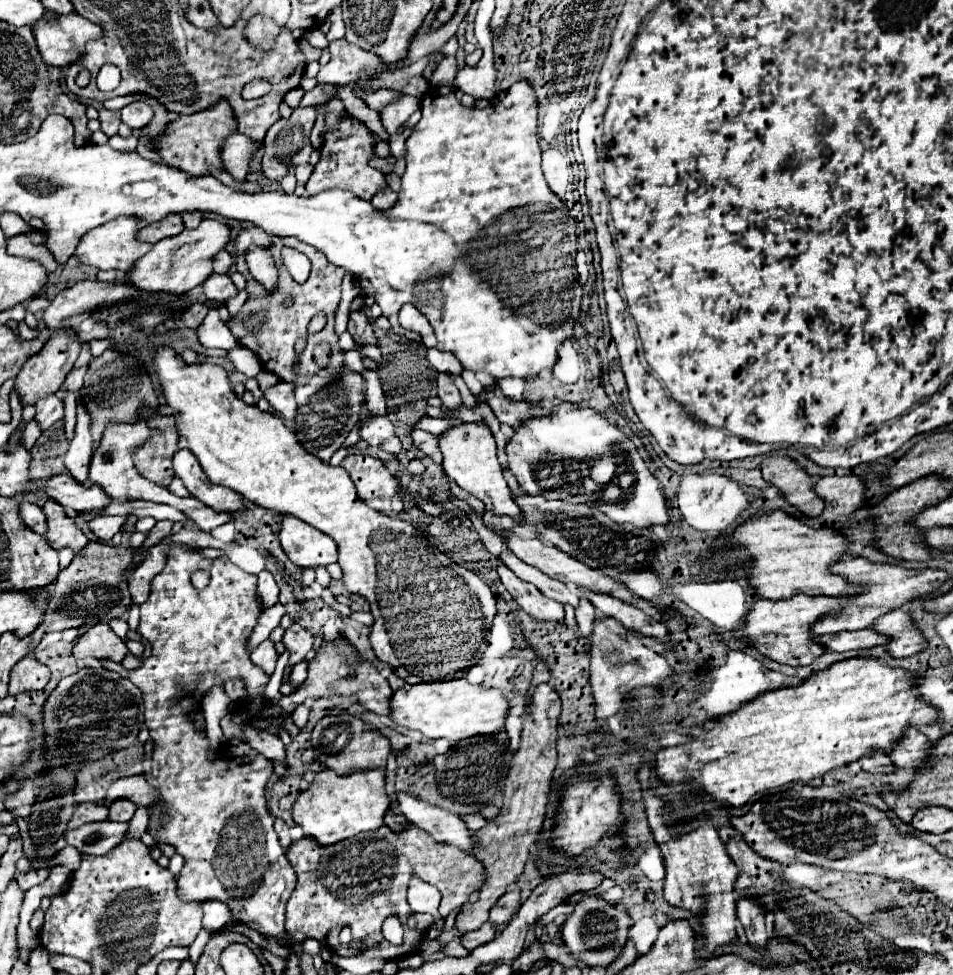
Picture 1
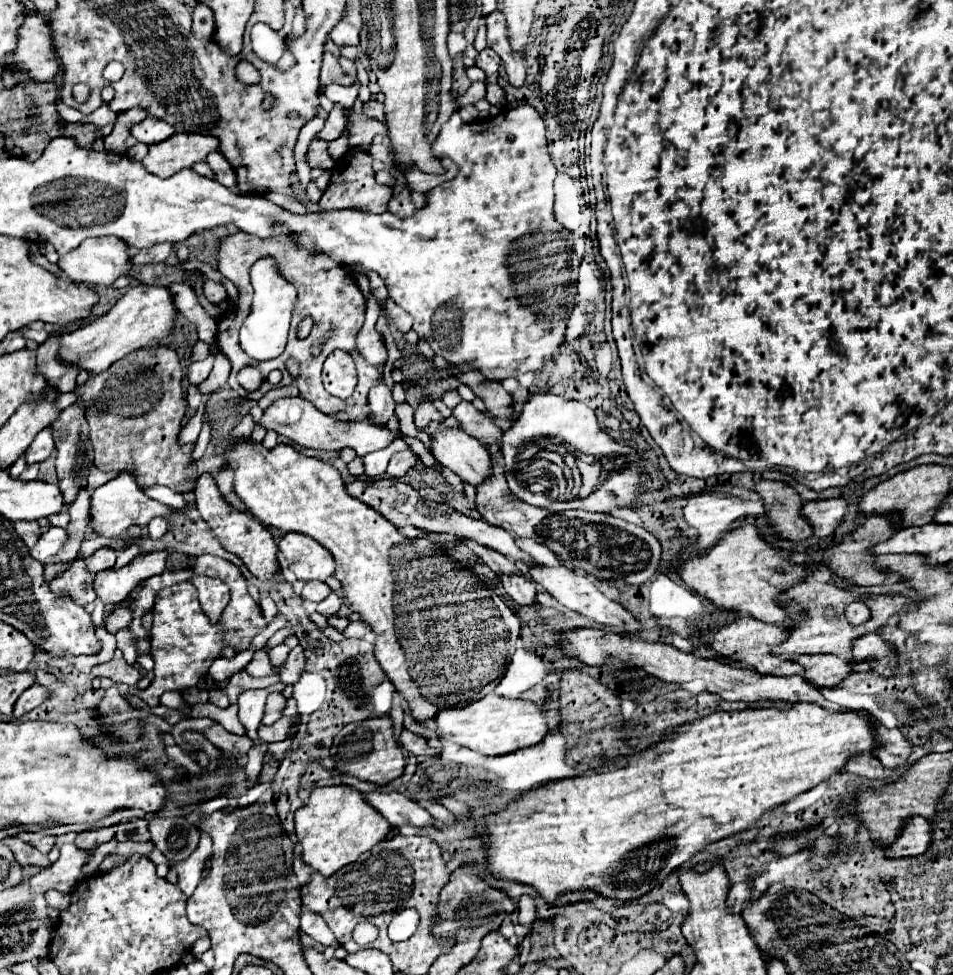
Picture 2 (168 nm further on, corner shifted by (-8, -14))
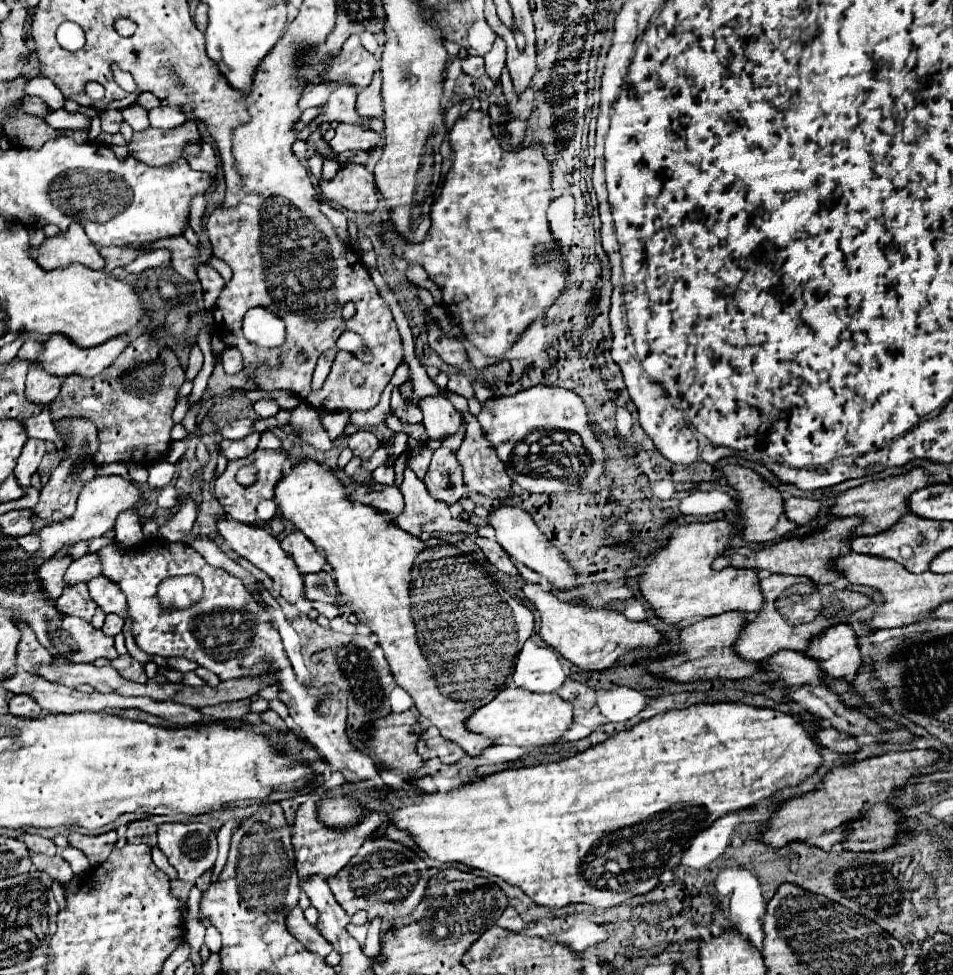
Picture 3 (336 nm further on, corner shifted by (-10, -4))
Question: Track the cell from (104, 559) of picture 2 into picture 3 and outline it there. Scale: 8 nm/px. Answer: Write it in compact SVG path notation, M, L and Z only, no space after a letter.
M97 553L83 555L81 559L73 561L65 571L65 585L89 583L93 577L101 573L101 565L97 565Z

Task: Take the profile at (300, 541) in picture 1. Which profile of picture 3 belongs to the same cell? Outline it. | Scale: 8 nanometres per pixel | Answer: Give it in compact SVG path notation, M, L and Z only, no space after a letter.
M293 531L289 533L283 541L281 547L287 555L291 555L291 559L295 561L297 569L307 575L307 573L317 573L321 571L321 567L327 563L325 557L321 553L317 553L315 545L301 533L301 531Z

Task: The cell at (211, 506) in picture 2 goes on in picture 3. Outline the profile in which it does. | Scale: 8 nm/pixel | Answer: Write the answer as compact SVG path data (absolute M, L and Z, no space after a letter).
M229 519L217 521L217 529L219 529L221 537L233 547L233 551L237 551L241 557L245 557L247 561L251 561L255 567L259 567L261 571L265 571L273 579L273 583L279 587L281 597L287 603L297 603L301 597L305 597L303 595L303 575L295 567L293 559L281 549L277 537L273 537L263 527L255 527L255 525L249 527L249 525L237 523L237 521L229 521Z

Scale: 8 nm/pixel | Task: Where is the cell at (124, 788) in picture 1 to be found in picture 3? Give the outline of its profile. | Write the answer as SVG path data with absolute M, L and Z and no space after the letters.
M167 823L159 827L157 837L159 837L159 849L165 853L171 867L175 867L177 877L181 881L195 881L197 877L201 877L203 873L215 867L217 837L209 825L205 823Z

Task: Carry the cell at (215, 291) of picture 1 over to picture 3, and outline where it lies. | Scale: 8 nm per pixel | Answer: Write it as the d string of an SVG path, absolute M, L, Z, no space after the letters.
M201 263L199 265L199 281L201 281L201 287L203 287L203 301L205 301L205 309L211 309L215 305L215 299L219 297L225 281L223 277L207 263Z

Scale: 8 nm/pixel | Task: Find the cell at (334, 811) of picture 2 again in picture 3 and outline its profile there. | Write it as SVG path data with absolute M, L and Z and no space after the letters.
M321 791L309 795L307 803L303 803L297 809L295 823L293 823L295 869L297 869L297 875L299 875L301 881L305 881L305 879L309 879L313 875L321 875L323 879L329 879L329 877L337 875L349 863L349 859L359 851L359 847L379 827L379 813L365 813L363 821L357 827L353 827L353 829L345 829L345 831L325 829L325 825L321 825L321 821L317 821L317 813L315 813L315 801L317 801L317 797L321 797Z

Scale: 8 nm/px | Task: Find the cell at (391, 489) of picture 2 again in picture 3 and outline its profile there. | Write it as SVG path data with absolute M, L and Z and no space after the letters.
M359 485L351 495L349 501L353 503L363 503L373 507L379 513L387 515L397 515L405 507L401 501L401 491L391 485L391 487L373 487L373 485Z

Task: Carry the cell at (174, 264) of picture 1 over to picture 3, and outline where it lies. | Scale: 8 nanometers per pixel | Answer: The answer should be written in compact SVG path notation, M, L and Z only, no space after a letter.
M51 335L43 343L43 349L37 355L35 363L55 377L95 377L115 361L115 357L125 349L125 345L129 345L129 337L117 337L97 349L77 349L73 343L65 341L65 337Z

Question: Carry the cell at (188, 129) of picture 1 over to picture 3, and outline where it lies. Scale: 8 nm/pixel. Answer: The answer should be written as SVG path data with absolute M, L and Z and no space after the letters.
M187 121L181 127L175 129L145 129L141 133L133 133L133 139L129 141L129 153L131 157L145 161L147 165L165 165L181 157L185 143L197 143L199 131L193 121Z

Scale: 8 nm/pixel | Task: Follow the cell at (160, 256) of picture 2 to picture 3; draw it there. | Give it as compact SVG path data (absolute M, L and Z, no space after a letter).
M101 247L99 253L105 259L105 269L107 271L113 271L115 267L129 265L143 251L133 249L133 247Z

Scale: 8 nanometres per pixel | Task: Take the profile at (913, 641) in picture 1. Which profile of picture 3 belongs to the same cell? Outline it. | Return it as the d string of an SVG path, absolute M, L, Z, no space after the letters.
M847 623L833 625L823 631L823 635L813 637L803 651L807 657L819 661L823 675L833 679L845 679L851 683L861 665L861 653L857 637Z

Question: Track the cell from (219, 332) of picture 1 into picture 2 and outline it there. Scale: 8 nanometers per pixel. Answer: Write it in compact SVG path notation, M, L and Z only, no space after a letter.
M215 347L215 353L209 353L207 359L197 361L197 363L191 363L191 367L189 367L189 383L195 383L197 385L197 383L201 383L201 381L207 379L207 375L213 369L213 361L215 361L215 355L217 353L219 353L219 349Z

